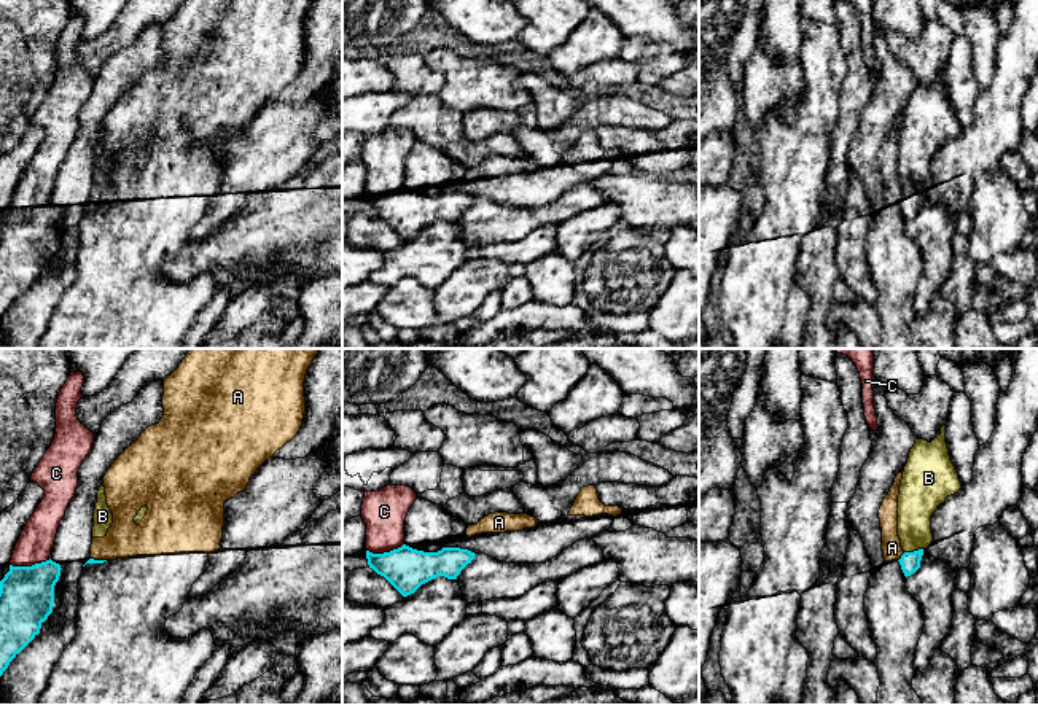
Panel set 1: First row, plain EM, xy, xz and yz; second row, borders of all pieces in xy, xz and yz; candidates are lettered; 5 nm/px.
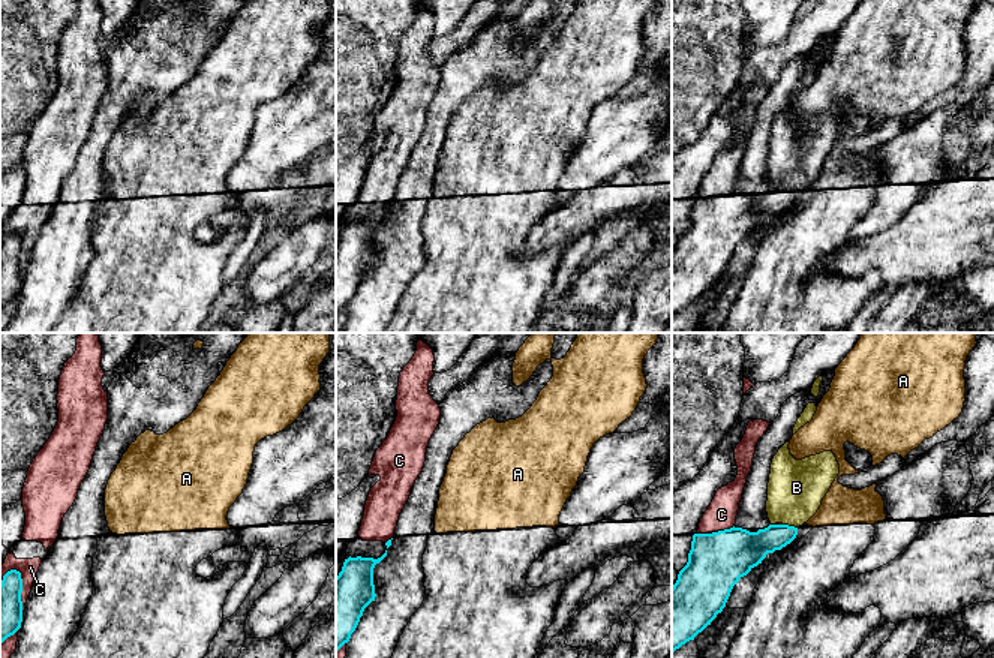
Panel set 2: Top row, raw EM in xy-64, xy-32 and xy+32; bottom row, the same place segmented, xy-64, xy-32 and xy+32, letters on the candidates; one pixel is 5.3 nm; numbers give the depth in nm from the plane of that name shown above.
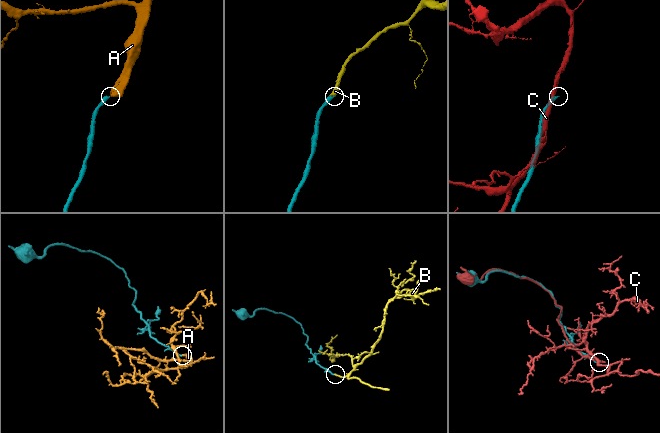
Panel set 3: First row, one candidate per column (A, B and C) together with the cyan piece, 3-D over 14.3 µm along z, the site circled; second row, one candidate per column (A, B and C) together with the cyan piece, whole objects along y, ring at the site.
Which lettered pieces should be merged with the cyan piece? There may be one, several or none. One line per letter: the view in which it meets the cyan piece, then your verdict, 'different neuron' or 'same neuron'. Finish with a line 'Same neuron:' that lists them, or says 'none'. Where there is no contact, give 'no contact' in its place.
A: yz | different neuron
B: yz | same neuron
C: xy | different neuron
Same neuron: B

